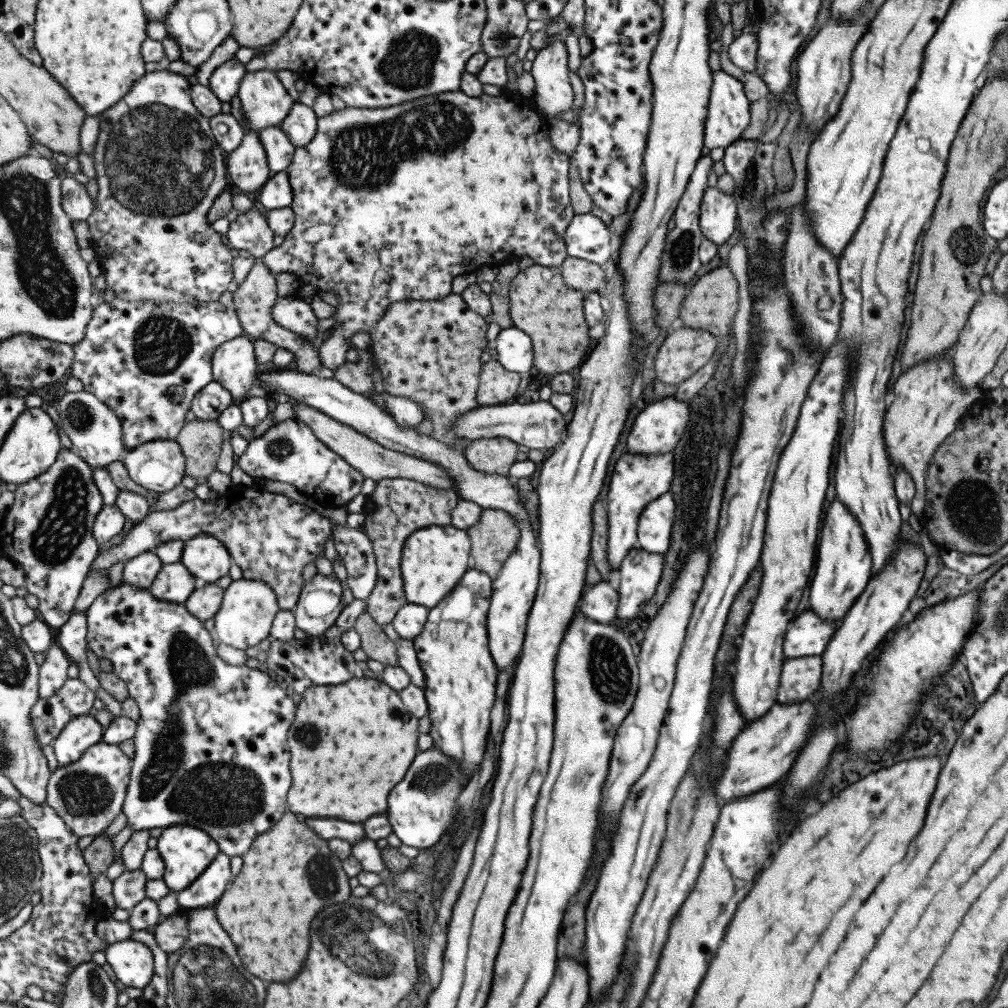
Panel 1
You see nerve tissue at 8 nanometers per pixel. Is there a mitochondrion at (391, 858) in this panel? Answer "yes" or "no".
no

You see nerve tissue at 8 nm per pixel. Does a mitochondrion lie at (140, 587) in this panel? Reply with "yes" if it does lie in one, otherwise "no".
no

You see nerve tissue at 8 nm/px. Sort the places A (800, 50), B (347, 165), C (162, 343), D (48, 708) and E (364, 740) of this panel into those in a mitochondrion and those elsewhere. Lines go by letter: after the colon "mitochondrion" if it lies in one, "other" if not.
A: other
B: mitochondrion
C: mitochondrion
D: other
E: other

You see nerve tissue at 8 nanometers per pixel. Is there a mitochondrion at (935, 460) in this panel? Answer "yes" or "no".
no

